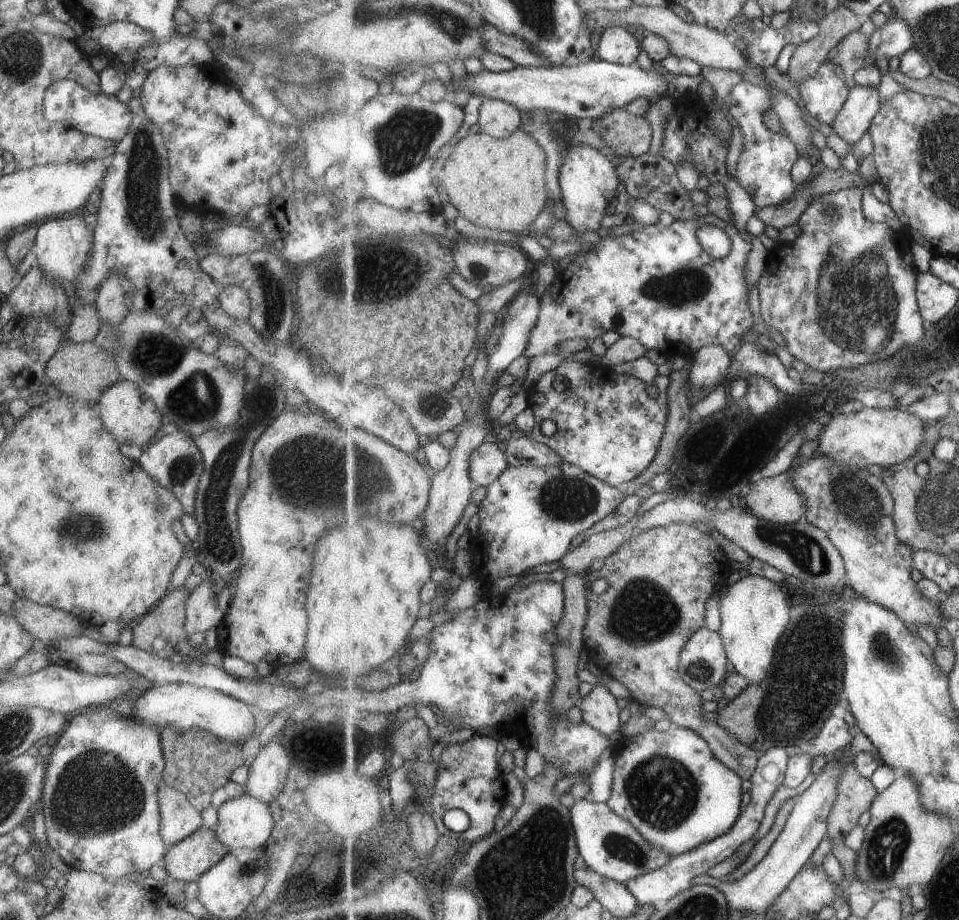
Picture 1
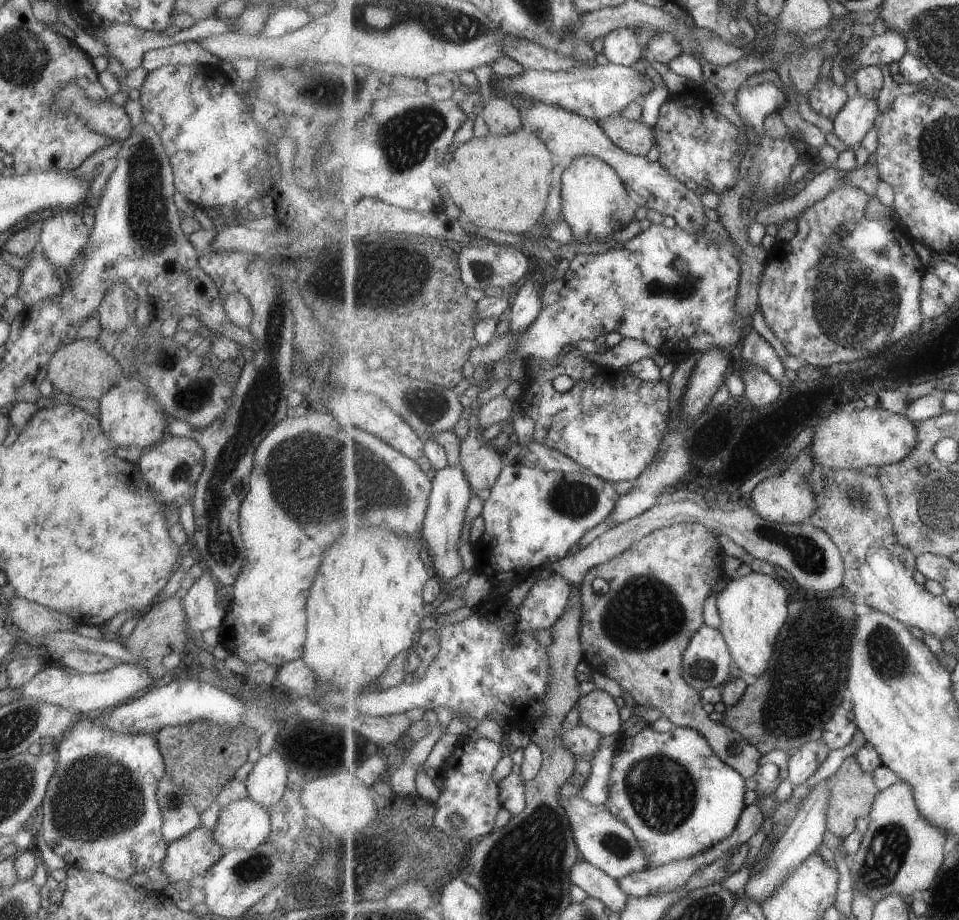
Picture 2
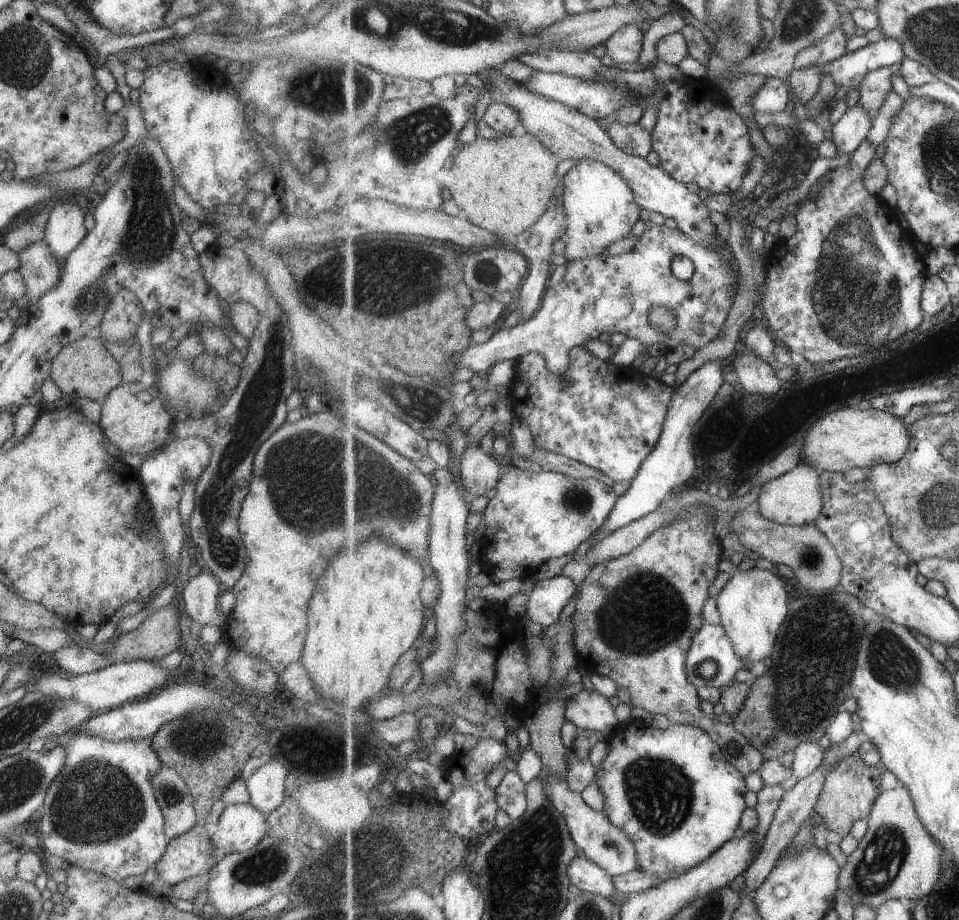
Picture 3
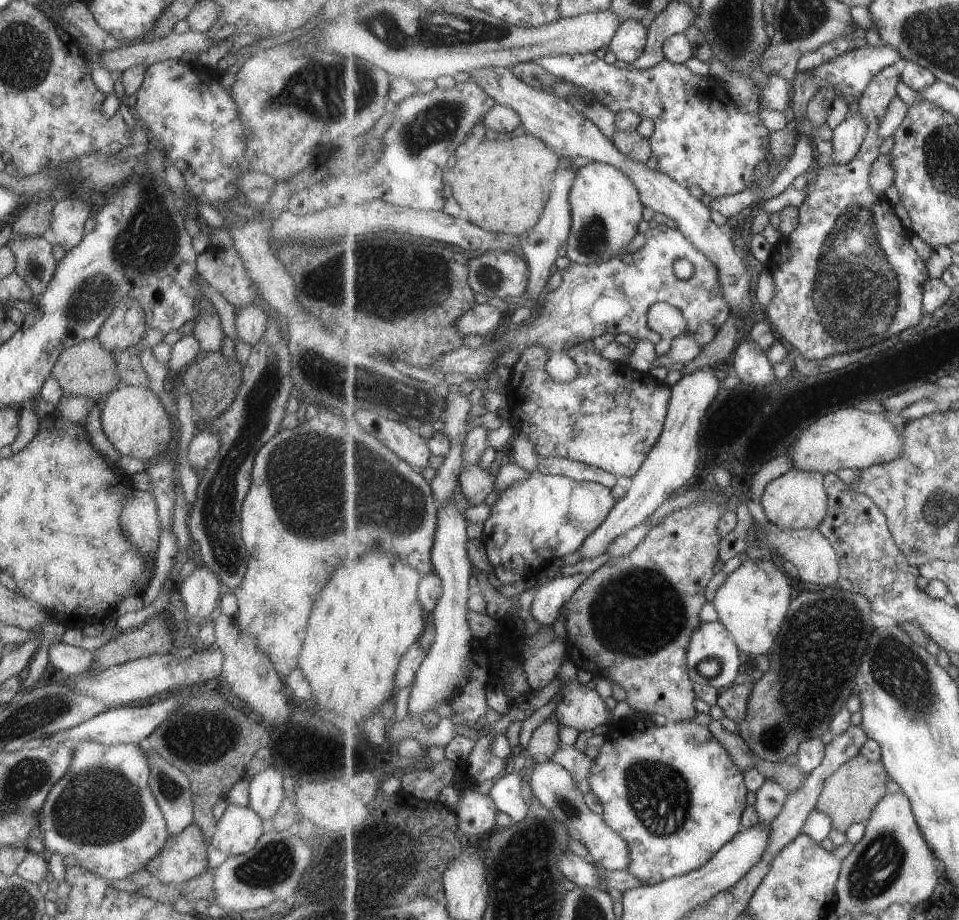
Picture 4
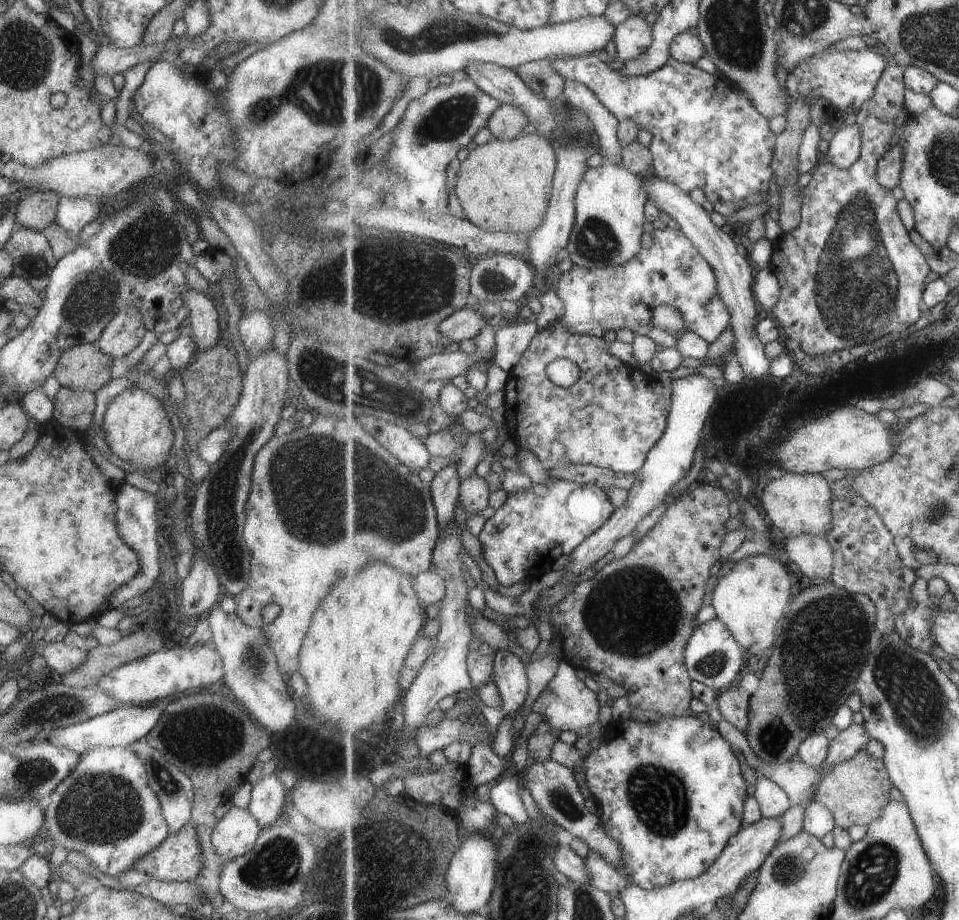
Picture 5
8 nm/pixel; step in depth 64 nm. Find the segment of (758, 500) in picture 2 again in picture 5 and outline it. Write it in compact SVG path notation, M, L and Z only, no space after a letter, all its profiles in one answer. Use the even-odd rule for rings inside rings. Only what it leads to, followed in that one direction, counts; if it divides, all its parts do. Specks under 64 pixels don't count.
M788 472L768 484L762 506L772 523L787 537L806 532L827 538L833 530L833 494L834 488L824 474Z

